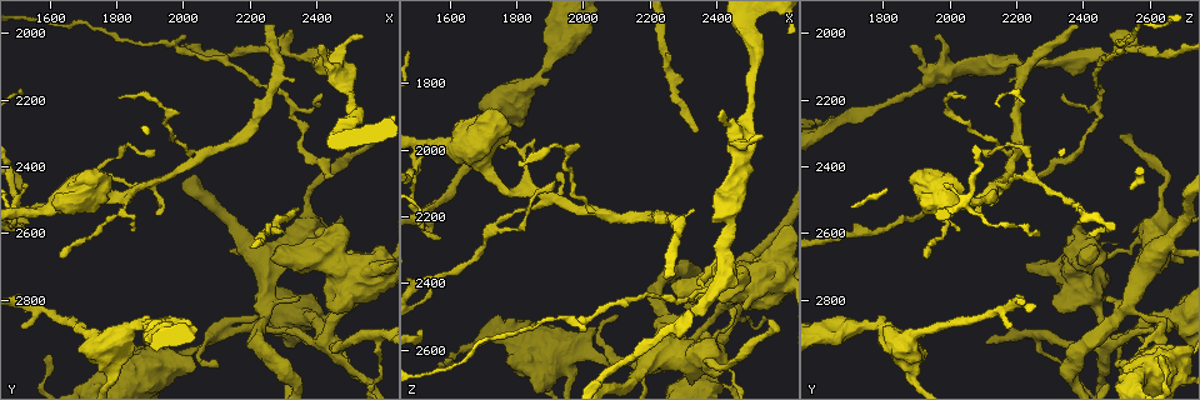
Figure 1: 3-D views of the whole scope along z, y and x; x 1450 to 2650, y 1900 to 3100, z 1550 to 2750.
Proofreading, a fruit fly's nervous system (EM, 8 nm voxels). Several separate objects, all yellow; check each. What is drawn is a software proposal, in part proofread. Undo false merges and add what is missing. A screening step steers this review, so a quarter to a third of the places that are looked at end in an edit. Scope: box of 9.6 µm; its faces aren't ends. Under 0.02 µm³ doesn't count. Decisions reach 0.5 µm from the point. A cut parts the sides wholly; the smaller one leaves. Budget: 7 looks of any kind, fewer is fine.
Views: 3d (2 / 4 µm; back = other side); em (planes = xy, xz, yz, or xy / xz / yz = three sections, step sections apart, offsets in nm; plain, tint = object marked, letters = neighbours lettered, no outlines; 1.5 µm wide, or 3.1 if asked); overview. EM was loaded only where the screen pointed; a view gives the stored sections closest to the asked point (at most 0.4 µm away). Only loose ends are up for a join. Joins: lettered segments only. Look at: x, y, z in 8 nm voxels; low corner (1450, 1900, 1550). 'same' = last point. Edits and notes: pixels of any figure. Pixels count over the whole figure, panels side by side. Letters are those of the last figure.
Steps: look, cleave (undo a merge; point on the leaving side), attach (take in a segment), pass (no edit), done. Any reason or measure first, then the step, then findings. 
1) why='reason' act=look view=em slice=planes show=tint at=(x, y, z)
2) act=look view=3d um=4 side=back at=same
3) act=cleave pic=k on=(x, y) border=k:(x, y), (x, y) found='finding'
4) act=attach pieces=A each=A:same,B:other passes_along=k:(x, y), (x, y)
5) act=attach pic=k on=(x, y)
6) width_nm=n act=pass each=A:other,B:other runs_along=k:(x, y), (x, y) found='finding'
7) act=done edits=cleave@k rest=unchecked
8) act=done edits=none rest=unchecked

why='long arm stops here' act=look view=3d um=2 at=(1810, 2180, 2040)

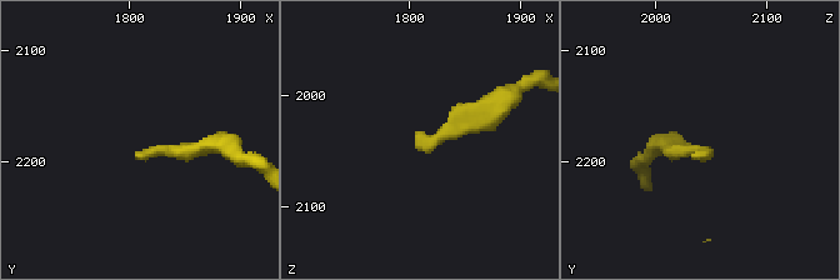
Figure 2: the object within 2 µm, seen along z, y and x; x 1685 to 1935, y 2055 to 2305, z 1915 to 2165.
why='shape alone is not enough' act=look view=em slice=xy step=4 show=tint at=(1806, 2192, 2044)

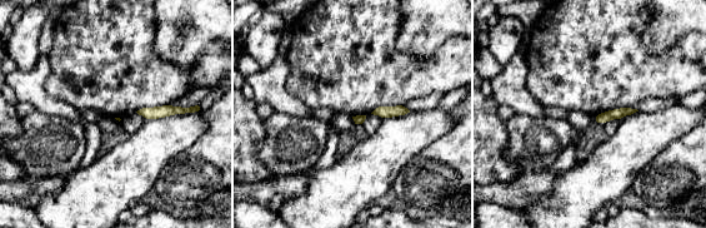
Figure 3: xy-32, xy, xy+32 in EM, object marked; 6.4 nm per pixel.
why='cut it another way' act=look view=em slice=planes show=letters at=same

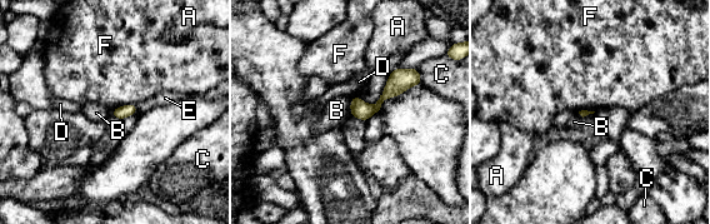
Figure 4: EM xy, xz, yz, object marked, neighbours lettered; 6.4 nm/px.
act=pass each=A:other,B:other,C:other,D:other,E:other,F:other border=4:(353, 95), (349, 114) found='no lettered segment goes on from it'

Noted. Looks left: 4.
why='free end' act=look view=em slice=planes show=letters at=(2250, 1980, 2390)

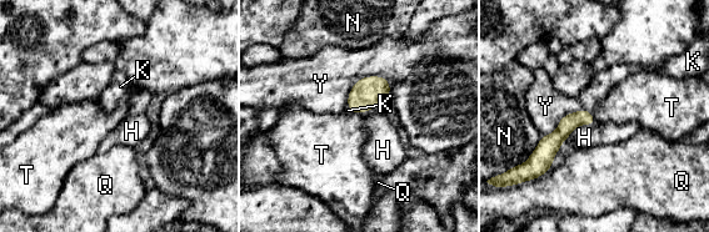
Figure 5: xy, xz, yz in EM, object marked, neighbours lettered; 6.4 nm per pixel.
longest_contact=Y:340nm act=attach pieces=K each=H:other,K:same,N:other,Q:other,T:other,Y:other passes_along=5:(569, 122), (589, 112), (604, 80) found='it goes on there'

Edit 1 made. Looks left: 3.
why='tapers out' act=look view=3d um=2 at=(2350, 2520, 1950)

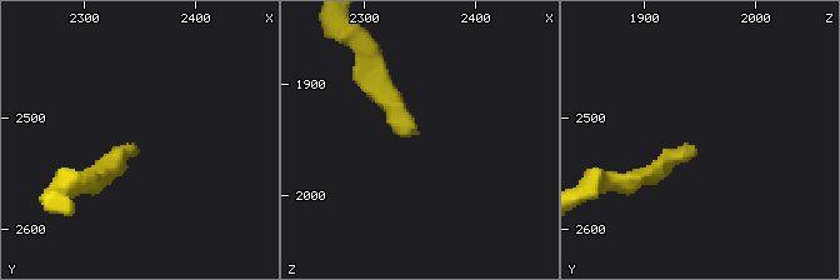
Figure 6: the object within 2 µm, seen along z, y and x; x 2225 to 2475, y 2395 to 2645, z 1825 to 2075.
why='shape alone is not enough' act=look view=em slice=planes show=letters at=(2346, 2526, 1942)

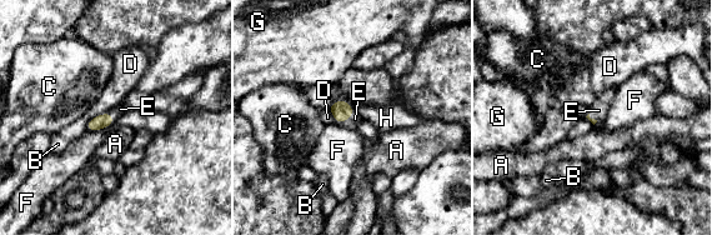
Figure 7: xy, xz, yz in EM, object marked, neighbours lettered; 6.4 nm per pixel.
act=attach pieces=E each=A:other,B:other,C:other,D:other,E:same,F:other,G:other,H:other passes_along=7:(341, 110), (346, 120), (352, 121) found='the neuron continues'

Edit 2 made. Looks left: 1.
act=done edits=attach@5,attach@7 rest=unchecked

